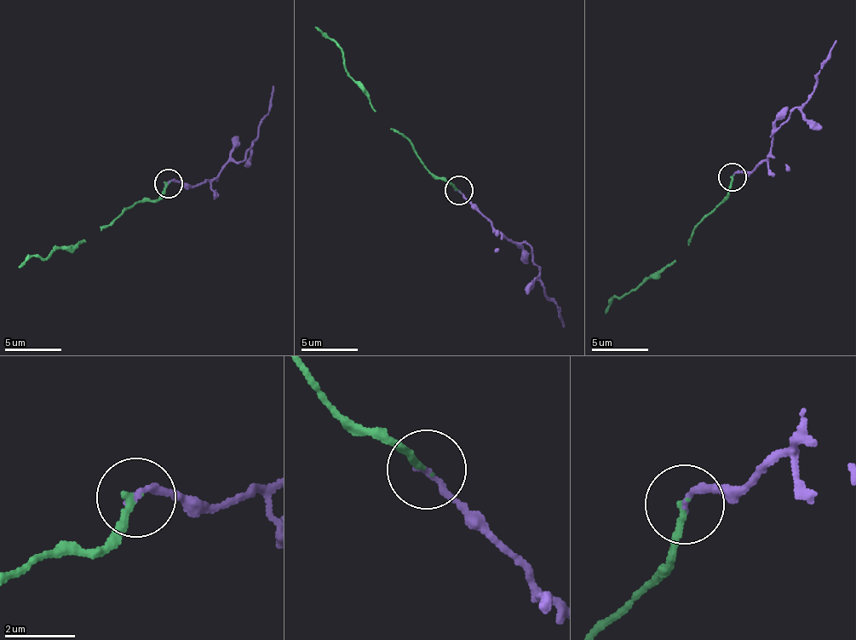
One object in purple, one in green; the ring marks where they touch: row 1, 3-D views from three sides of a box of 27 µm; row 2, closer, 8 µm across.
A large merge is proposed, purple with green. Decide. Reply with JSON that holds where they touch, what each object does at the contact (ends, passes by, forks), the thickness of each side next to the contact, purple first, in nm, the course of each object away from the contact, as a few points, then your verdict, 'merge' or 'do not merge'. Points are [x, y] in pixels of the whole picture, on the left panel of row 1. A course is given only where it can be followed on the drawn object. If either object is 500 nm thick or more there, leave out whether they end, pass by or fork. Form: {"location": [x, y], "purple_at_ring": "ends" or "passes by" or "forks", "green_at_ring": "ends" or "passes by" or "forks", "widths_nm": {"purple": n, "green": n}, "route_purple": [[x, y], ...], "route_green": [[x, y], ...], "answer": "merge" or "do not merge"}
{"location": [168, 183], "purple_at_ring": "ends", "green_at_ring": "ends", "widths_nm": {"purple": 200, "green": 190}, "route_purple": [[167, 184], [203, 183], [232, 161], [244, 158], [257, 135], [273, 86]], "route_green": [[167, 184], [164, 193], [125, 209], [83, 242], [49, 256], [33, 256], [18, 268]], "answer": "merge"}

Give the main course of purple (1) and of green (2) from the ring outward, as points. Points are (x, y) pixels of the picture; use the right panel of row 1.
1: (732, 178), (761, 165), (773, 135), (809, 96), (835, 41)
2: (732, 178), (732, 187), (726, 198), (703, 216), (674, 263), (657, 270), (641, 285), (612, 297), (606, 314)

